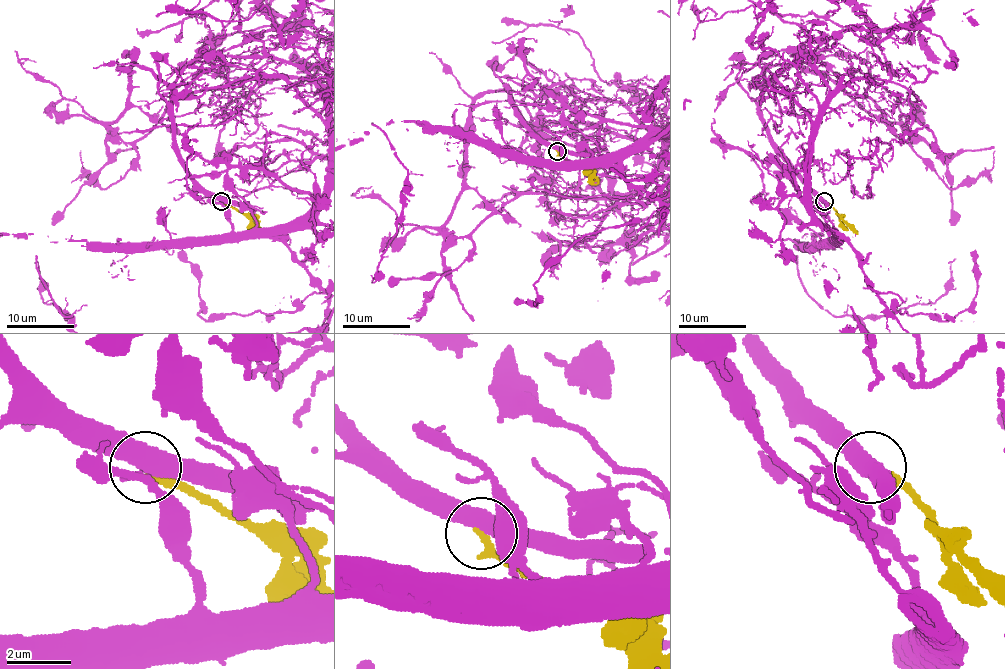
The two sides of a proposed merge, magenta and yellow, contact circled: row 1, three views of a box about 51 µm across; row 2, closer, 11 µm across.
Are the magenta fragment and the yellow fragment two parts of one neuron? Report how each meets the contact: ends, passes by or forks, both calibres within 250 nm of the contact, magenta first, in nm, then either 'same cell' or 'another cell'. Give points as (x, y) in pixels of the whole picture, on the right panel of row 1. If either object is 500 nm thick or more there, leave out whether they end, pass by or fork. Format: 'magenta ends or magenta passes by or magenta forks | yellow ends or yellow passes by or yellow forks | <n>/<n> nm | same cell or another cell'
magenta forks | yellow ends | 440/240 nm | another cell

